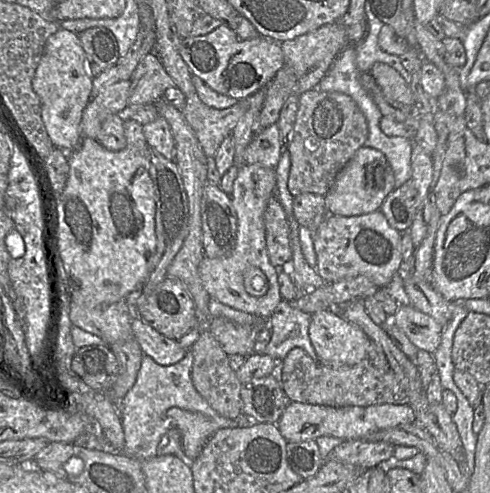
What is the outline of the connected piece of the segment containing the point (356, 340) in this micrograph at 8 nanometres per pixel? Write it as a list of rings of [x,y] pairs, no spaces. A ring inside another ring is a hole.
[[[330,310],[312,314],[309,338],[320,362],[328,366],[366,360],[372,344],[363,330]]]

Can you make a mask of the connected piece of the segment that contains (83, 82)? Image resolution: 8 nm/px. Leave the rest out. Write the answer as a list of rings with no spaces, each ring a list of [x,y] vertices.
[[[60,28],[47,39],[32,87],[40,99],[45,129],[56,148],[71,151],[78,146],[82,116],[89,101],[93,78],[77,33]]]

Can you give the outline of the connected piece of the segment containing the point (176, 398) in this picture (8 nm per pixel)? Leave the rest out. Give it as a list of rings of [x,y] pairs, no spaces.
[[[187,349],[185,357],[176,364],[162,366],[152,358],[143,355],[136,381],[128,393],[115,403],[124,431],[124,446],[121,451],[112,450],[108,442],[100,442],[95,434],[88,430],[84,432],[73,444],[79,444],[88,449],[124,454],[138,460],[145,460],[162,455],[176,455],[182,458],[181,434],[173,428],[168,432],[169,419],[165,418],[166,411],[172,407],[197,412],[215,421],[220,429],[249,428],[258,423],[256,420],[231,420],[219,415],[207,401],[197,392],[192,379],[191,370],[193,354]]]

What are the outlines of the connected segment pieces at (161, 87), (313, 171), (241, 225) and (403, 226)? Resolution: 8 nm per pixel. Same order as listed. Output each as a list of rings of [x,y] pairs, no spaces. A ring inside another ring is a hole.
[[[153,52],[140,61],[133,73],[132,82],[130,105],[154,104],[168,88],[177,87],[175,80]]]
[[[311,89],[298,95],[299,106],[294,122],[290,141],[284,146],[290,155],[291,165],[287,187],[293,196],[304,193],[326,195],[334,183],[339,171],[350,160],[353,154],[362,146],[368,135],[365,117],[347,95],[340,92]]]
[[[256,163],[239,167],[238,175],[229,194],[237,216],[237,239],[231,254],[219,257],[205,257],[199,265],[199,275],[205,290],[212,300],[258,317],[271,316],[283,300],[278,283],[279,274],[272,265],[266,246],[264,213],[269,200],[275,196],[275,168]],[[253,266],[260,269],[269,282],[269,290],[263,296],[249,294],[244,287],[243,272]]]
[[[410,179],[393,189],[385,198],[379,210],[385,215],[389,225],[400,232],[408,231],[416,213],[417,189]]]

